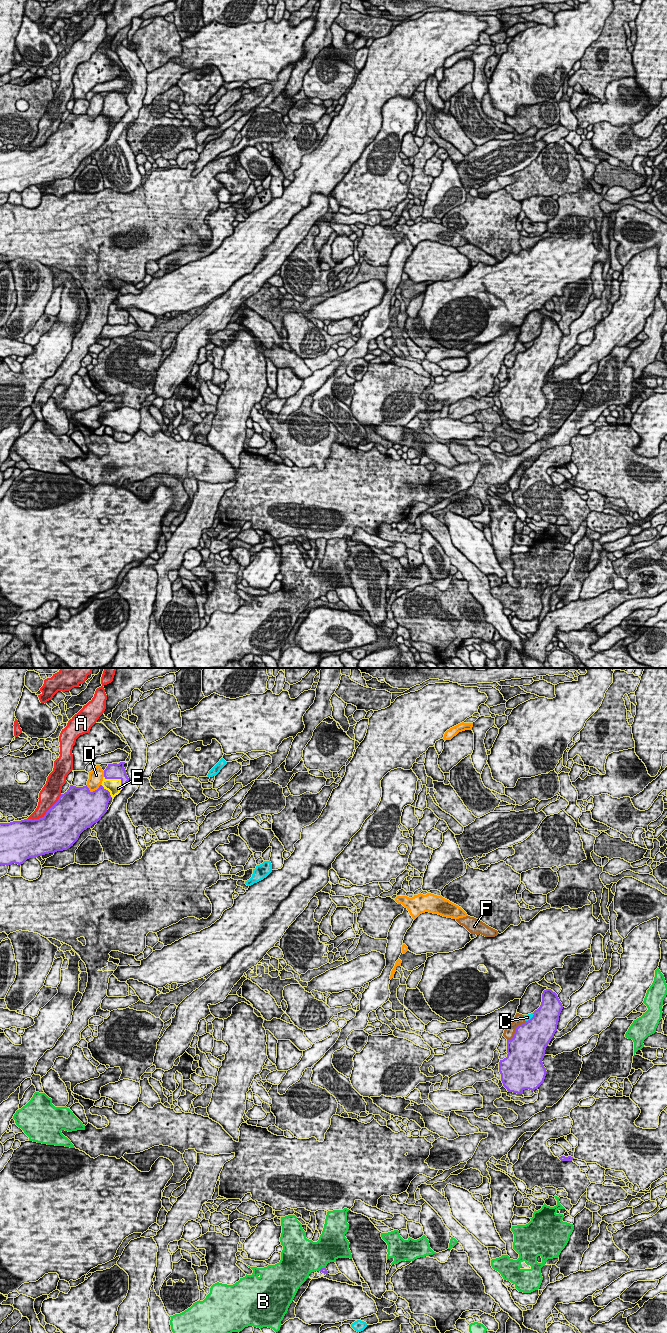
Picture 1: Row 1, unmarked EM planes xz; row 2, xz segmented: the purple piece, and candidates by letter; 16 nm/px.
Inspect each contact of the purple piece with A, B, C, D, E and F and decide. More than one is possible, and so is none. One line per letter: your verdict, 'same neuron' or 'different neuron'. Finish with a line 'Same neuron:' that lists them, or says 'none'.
A: different neuron
B: different neuron
C: different neuron
D: different neuron
E: same neuron
F: different neuron
Same neuron: E

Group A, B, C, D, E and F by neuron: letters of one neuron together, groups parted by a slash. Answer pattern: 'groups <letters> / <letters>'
groups A / B / C / D / E / F

